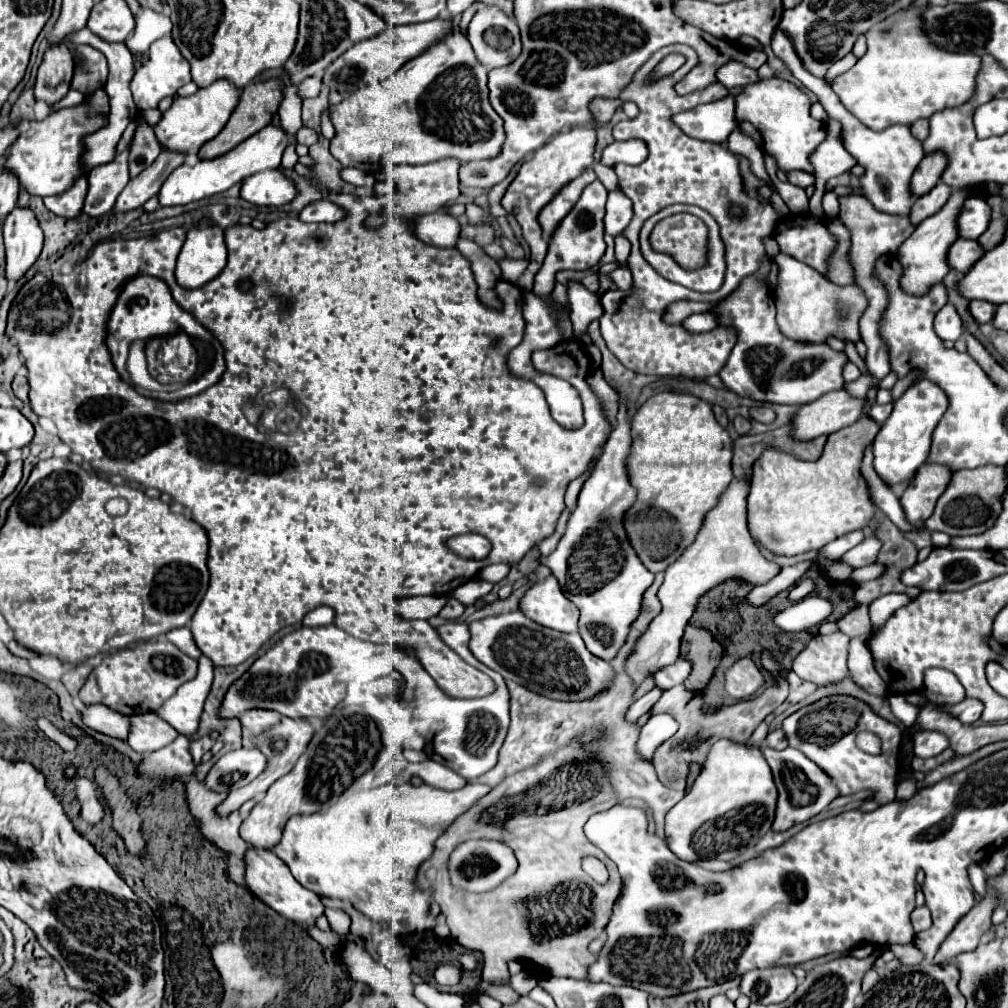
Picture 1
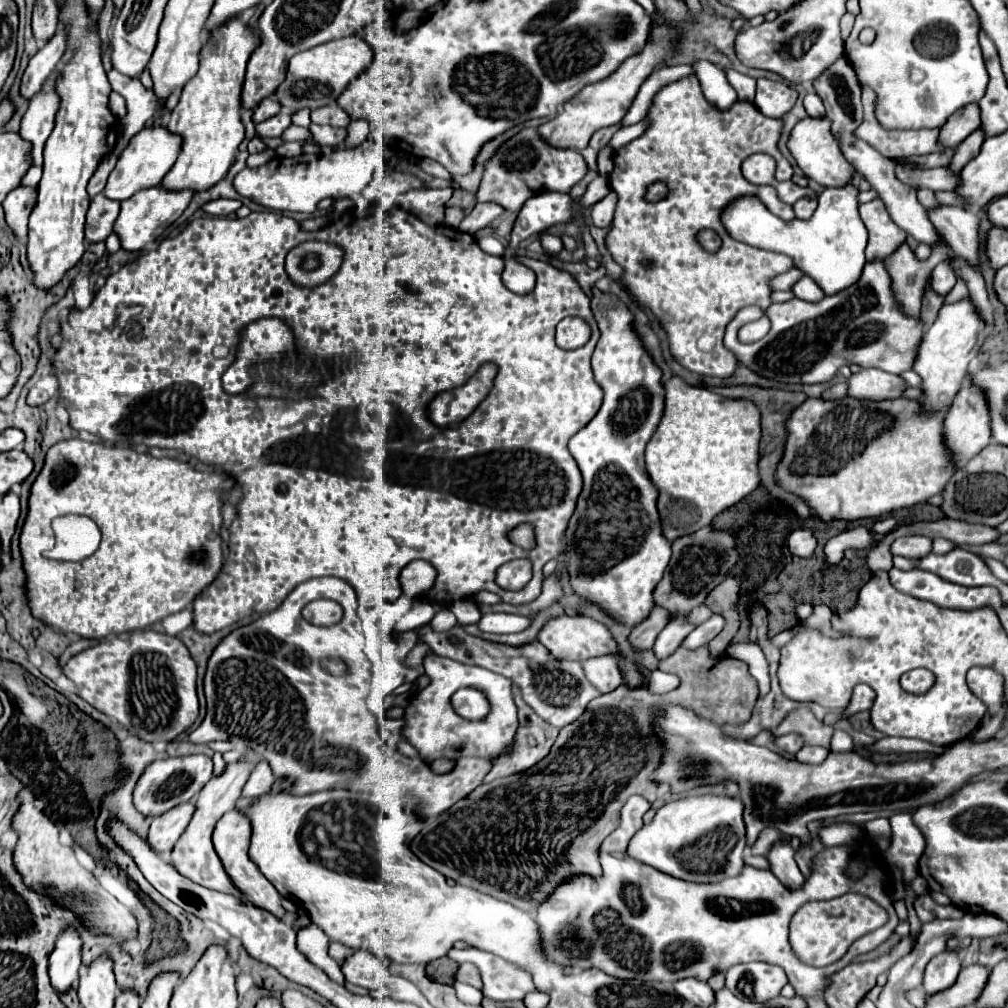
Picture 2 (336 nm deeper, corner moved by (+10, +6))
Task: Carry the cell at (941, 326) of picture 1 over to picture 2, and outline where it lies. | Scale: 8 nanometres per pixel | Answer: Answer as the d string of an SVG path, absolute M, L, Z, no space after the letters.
M946 259L942 263L936 265L936 269L932 271L932 289L940 295L946 295L956 283L956 273L952 269L952 261Z

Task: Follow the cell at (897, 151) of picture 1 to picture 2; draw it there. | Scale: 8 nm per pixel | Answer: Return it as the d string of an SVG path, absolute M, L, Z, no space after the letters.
M938 207L928 211L932 225L946 237L950 249L956 257L972 265L974 269L980 267L980 217L978 213L966 211L962 207Z

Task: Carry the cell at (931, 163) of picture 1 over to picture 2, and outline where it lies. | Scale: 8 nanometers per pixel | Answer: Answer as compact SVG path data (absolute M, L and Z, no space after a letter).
M970 103L958 113L954 113L946 125L940 129L940 141L946 147L956 147L962 139L966 139L972 131L980 127L980 107L978 103Z

